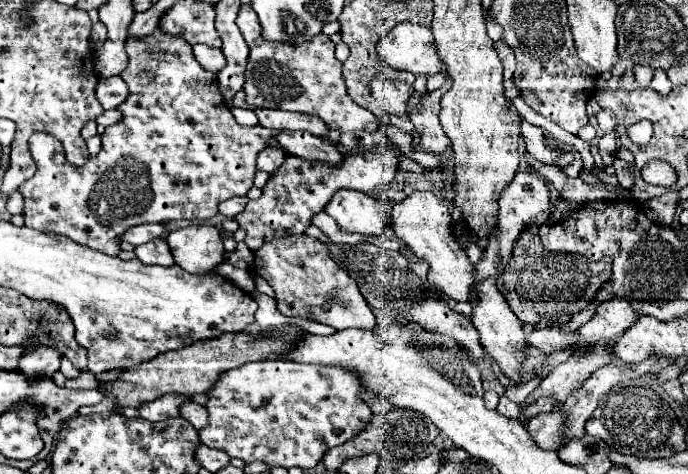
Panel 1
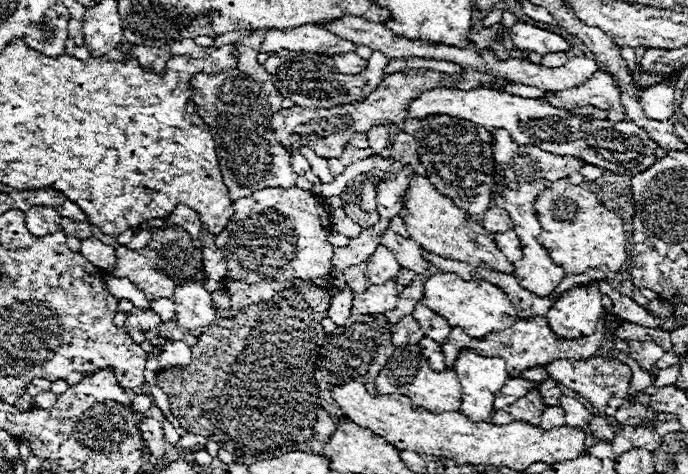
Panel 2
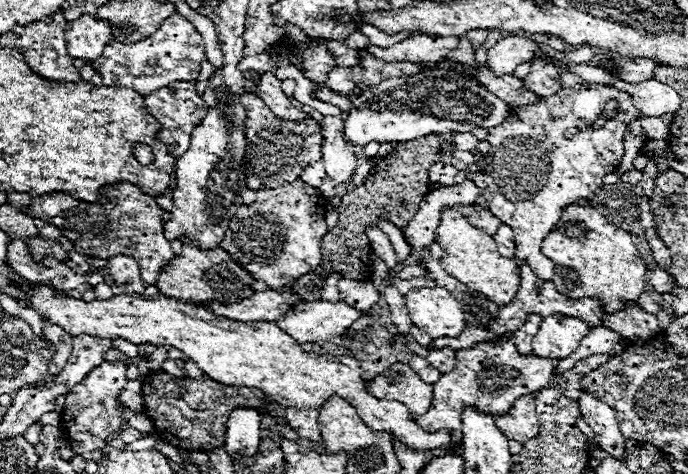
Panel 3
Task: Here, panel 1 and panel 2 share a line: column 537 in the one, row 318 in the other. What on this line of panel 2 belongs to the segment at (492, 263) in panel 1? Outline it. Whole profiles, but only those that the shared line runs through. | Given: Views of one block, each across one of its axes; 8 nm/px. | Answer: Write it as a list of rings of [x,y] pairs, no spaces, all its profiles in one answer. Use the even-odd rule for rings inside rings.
[[[198,282],[178,286],[174,292],[174,306],[178,326],[188,332],[216,322],[218,316],[218,308],[214,306],[210,292]]]

